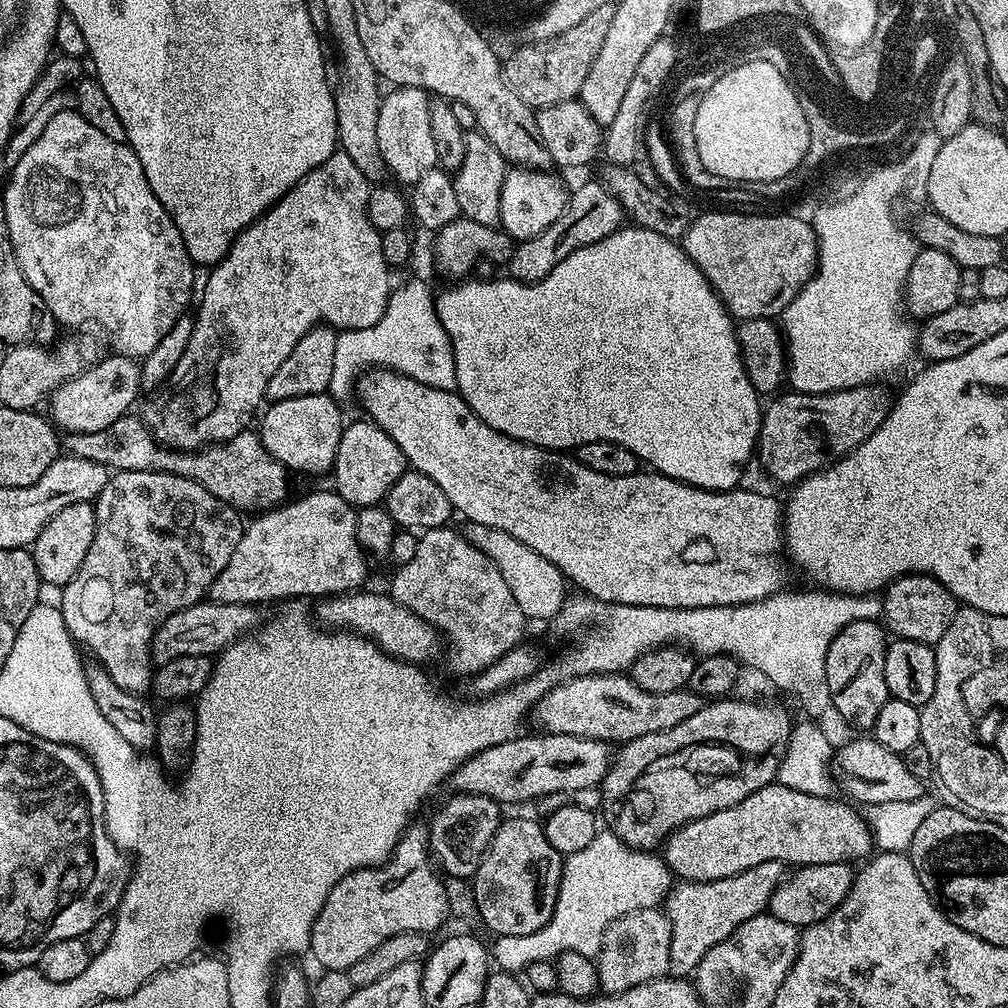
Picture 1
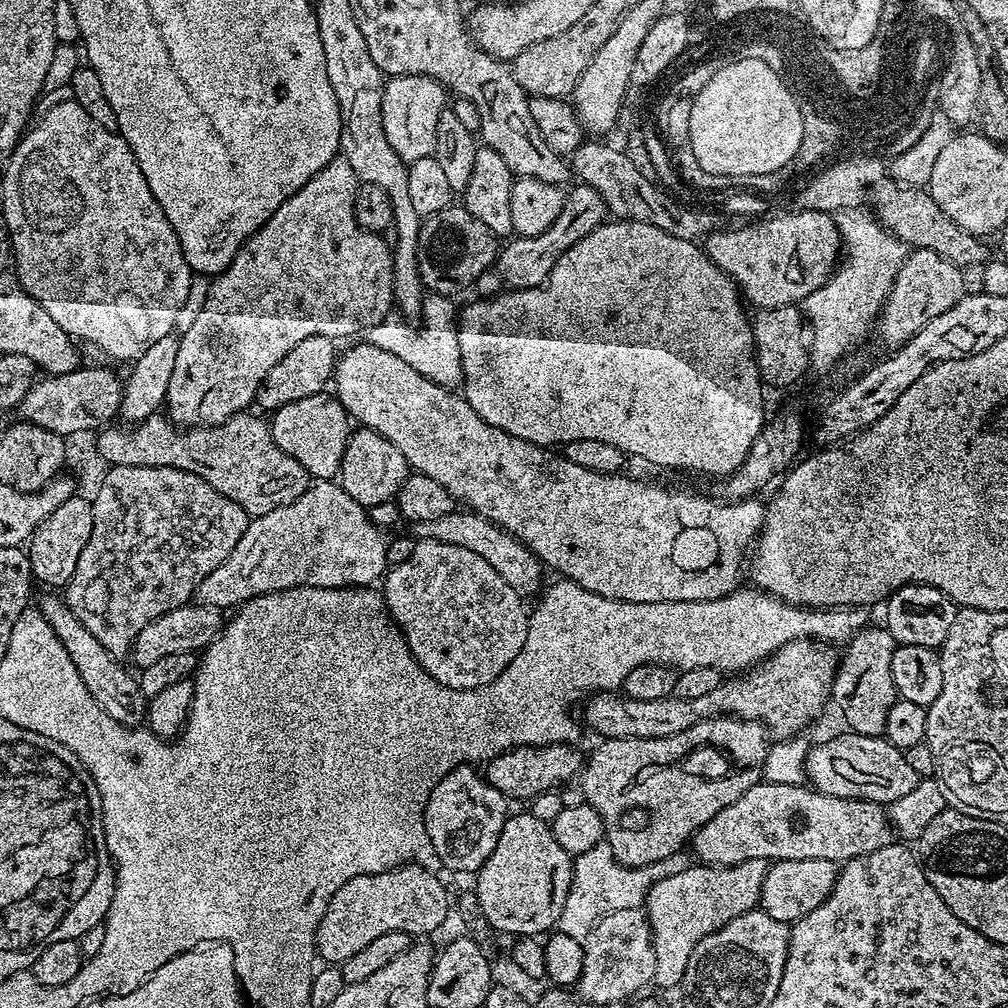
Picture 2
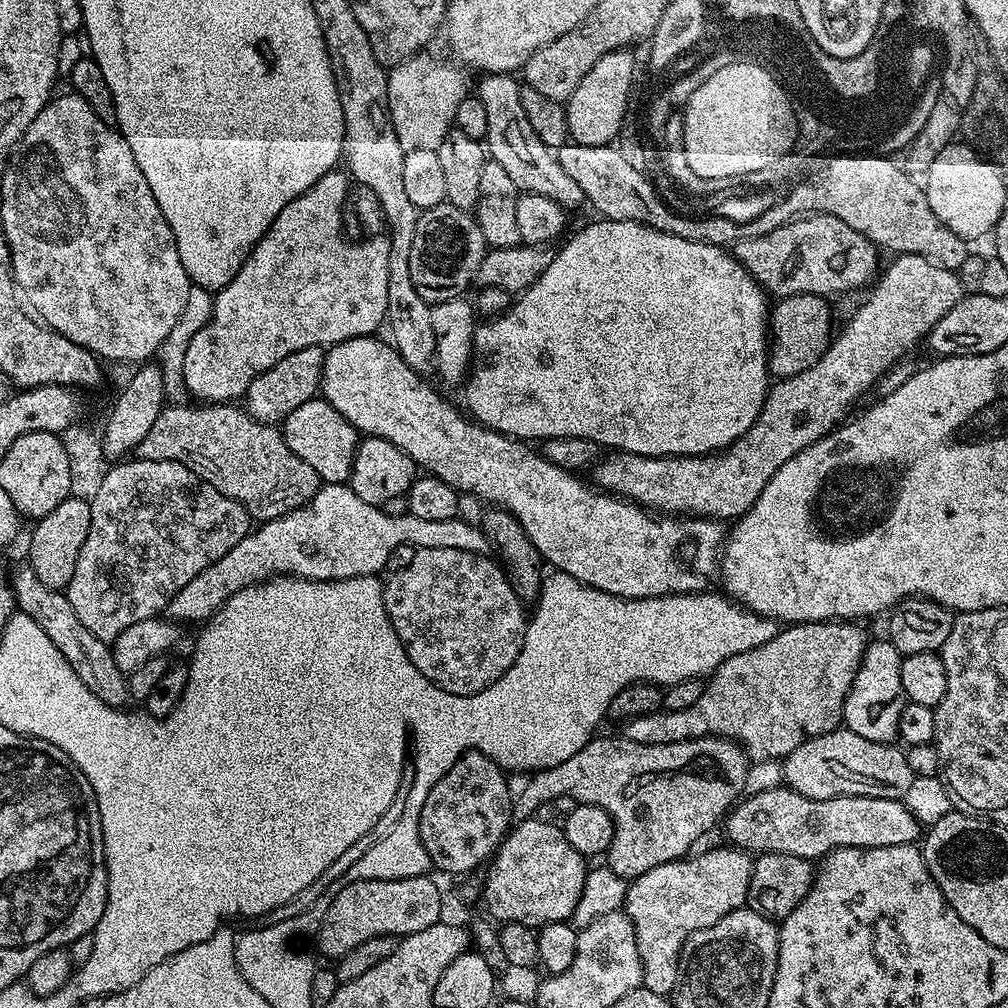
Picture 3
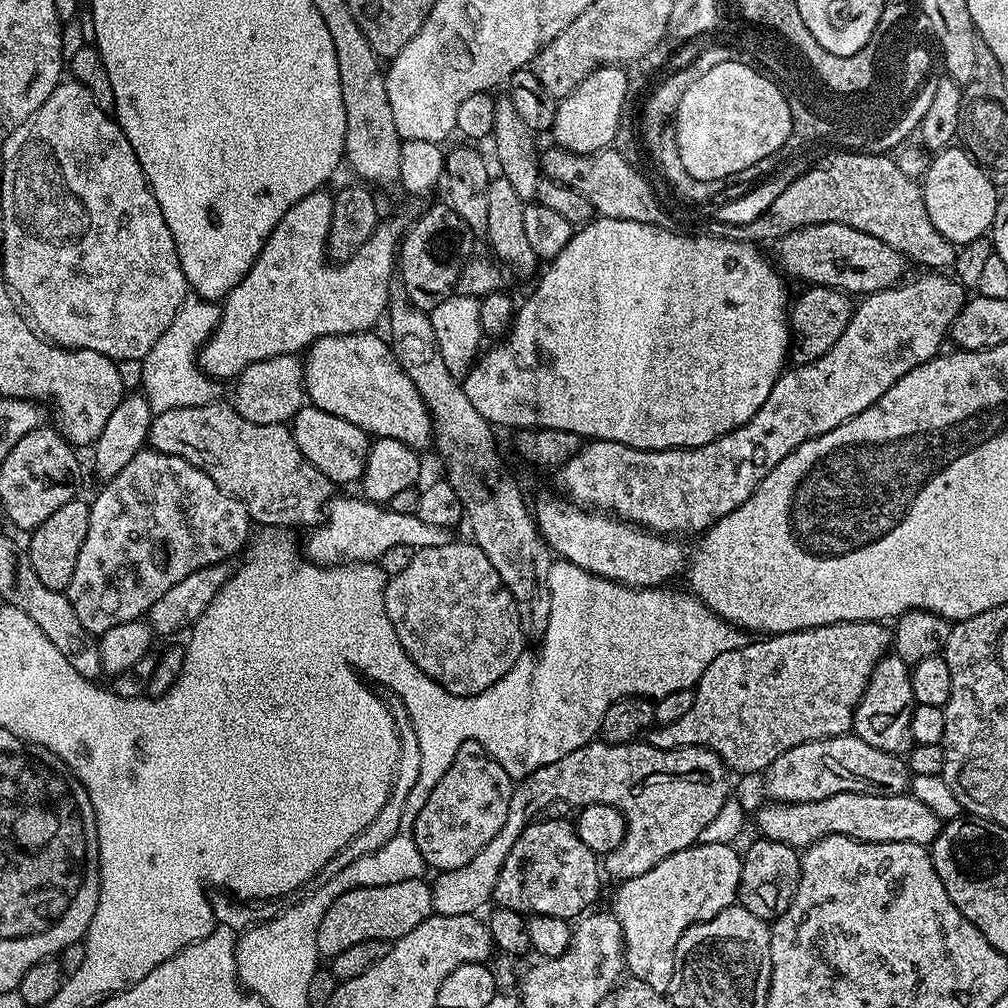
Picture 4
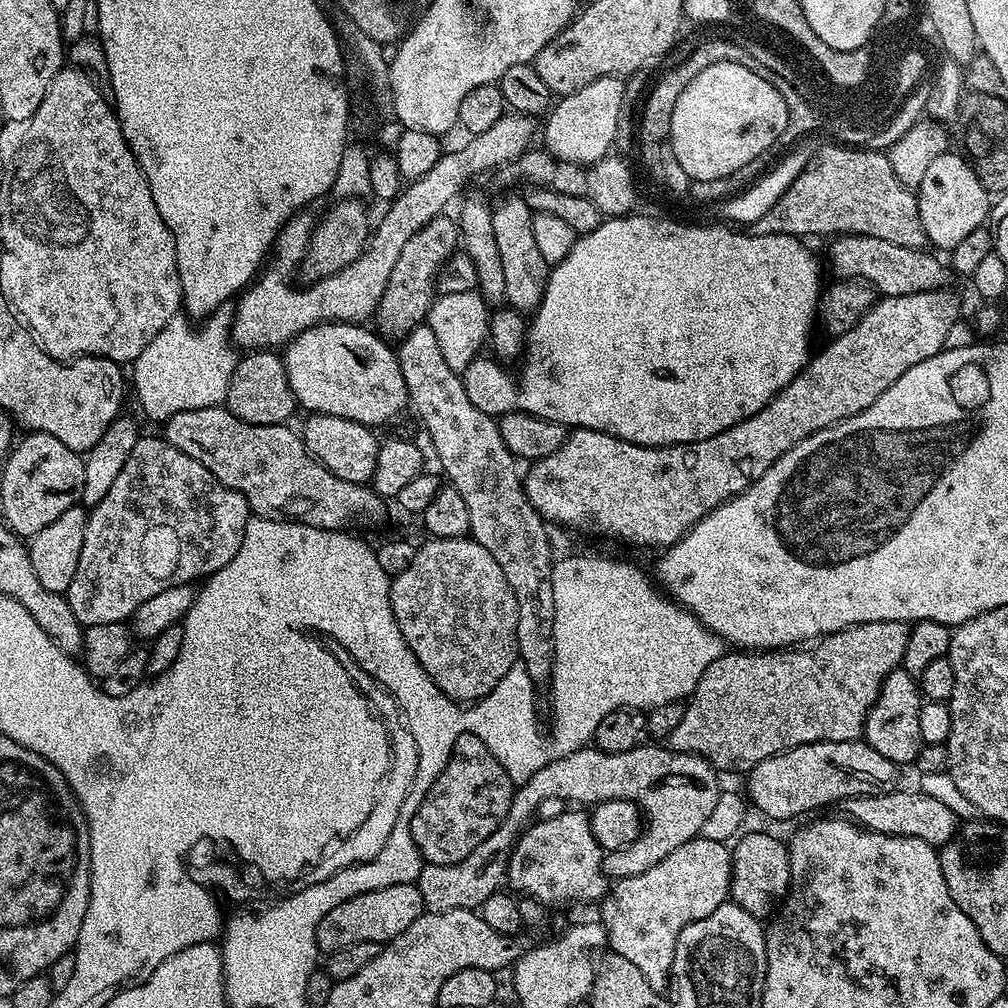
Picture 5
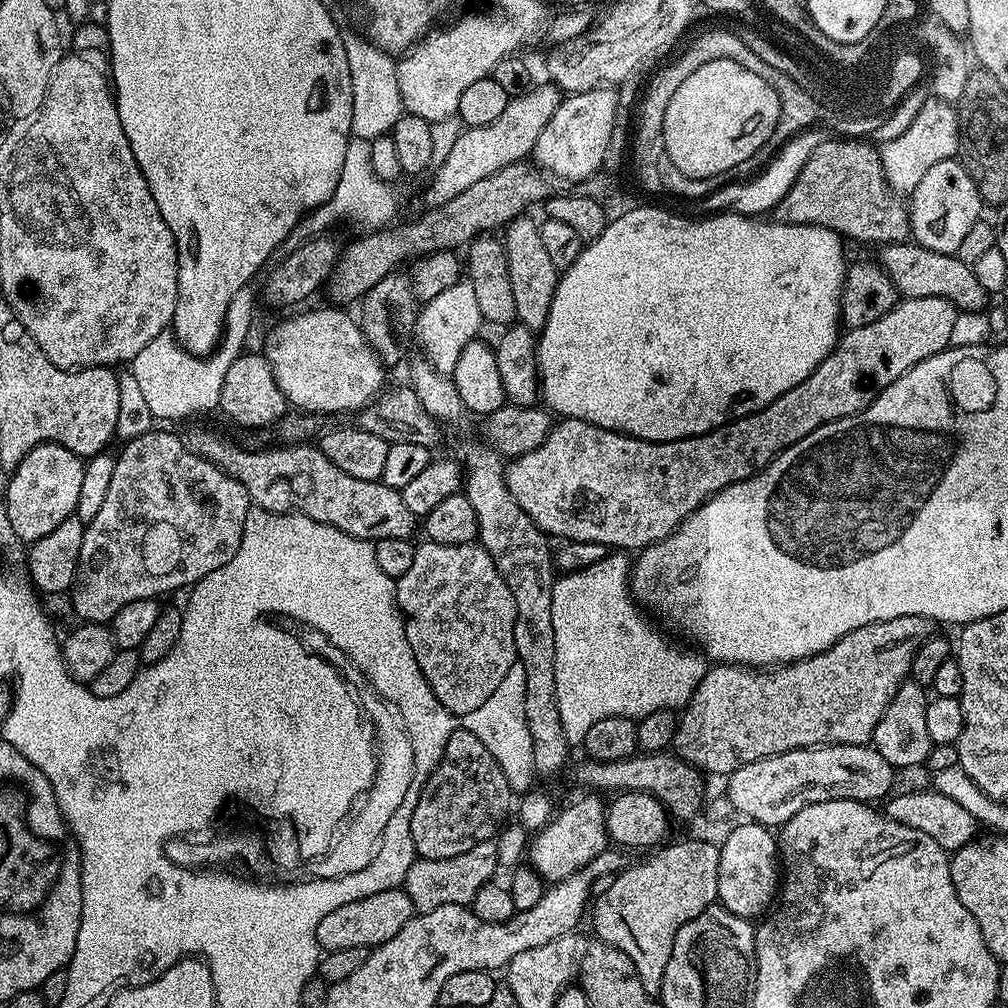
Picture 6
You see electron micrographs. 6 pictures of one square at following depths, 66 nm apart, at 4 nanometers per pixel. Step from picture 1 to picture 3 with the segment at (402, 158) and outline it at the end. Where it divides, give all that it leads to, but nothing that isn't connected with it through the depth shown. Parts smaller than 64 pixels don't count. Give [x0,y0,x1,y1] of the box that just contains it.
[388,54,469,152]

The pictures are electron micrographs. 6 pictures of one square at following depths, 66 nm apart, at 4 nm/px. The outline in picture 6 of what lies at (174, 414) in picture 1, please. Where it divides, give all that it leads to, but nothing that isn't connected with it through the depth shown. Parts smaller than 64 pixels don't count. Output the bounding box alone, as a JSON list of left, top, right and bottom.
[424,82,562,208]

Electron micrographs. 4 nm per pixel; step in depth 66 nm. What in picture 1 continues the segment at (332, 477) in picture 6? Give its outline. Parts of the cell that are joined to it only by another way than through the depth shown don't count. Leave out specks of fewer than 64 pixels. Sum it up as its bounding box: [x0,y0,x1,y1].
[64,414,289,512]

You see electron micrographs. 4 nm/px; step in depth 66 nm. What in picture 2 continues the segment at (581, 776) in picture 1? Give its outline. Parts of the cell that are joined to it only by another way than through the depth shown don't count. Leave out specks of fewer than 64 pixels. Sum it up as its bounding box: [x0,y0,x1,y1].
[486,744,585,801]

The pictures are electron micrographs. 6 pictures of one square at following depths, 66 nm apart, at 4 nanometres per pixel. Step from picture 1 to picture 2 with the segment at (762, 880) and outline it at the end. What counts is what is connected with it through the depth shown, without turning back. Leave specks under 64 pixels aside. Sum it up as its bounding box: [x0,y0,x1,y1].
[646,858,769,989]

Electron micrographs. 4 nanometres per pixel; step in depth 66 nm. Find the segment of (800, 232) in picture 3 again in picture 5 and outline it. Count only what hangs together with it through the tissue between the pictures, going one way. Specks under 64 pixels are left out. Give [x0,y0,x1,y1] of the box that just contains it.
[828,234,950,297]

